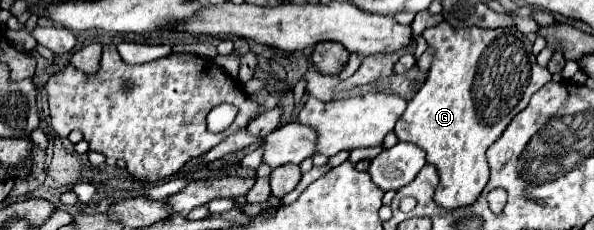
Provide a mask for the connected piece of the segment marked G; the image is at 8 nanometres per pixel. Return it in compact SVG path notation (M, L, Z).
M446 21L422 33L436 51L428 79L396 121L398 141L408 141L426 151L426 163L434 165L440 183L434 201L442 209L472 205L490 179L486 163L488 147L504 133L508 123L544 87L552 75L536 63L532 43L518 29L454 29Z

